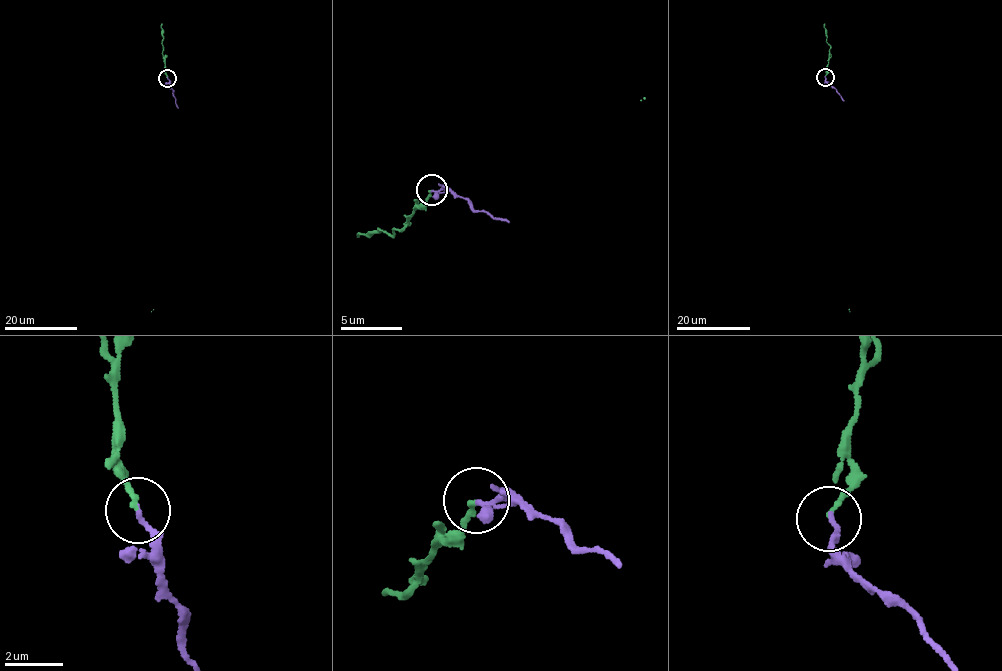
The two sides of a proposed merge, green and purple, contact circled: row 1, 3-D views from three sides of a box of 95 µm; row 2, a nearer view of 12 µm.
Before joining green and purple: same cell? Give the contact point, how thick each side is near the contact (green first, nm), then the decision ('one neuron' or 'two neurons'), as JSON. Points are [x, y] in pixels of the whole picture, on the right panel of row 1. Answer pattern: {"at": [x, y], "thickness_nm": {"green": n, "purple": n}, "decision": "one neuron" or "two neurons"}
{"at": [825, 77], "thickness_nm": {"green": 160, "purple": 180}, "decision": "one neuron"}

